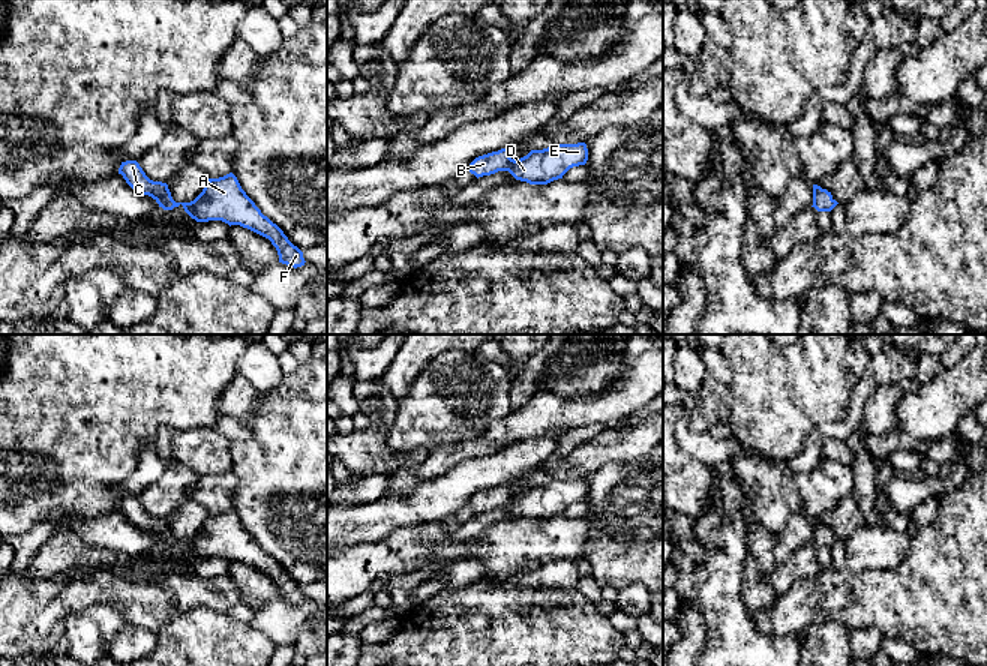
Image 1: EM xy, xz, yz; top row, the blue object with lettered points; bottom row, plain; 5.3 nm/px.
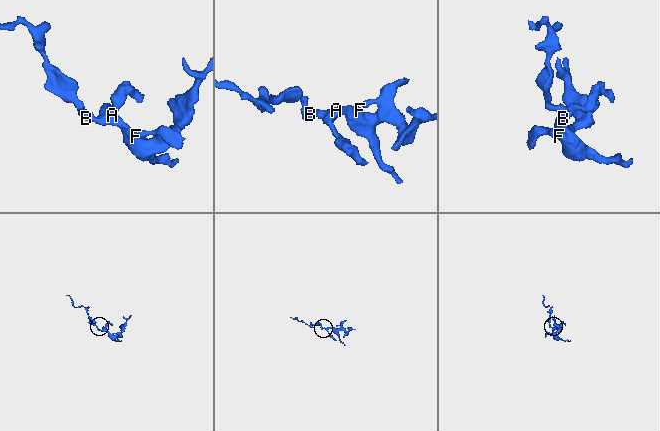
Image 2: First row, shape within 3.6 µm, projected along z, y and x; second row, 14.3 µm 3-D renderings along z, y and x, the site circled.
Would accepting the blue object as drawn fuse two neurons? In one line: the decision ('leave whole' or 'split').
leave whole

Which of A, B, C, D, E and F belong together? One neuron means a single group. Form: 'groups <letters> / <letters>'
groups A B C D E F

